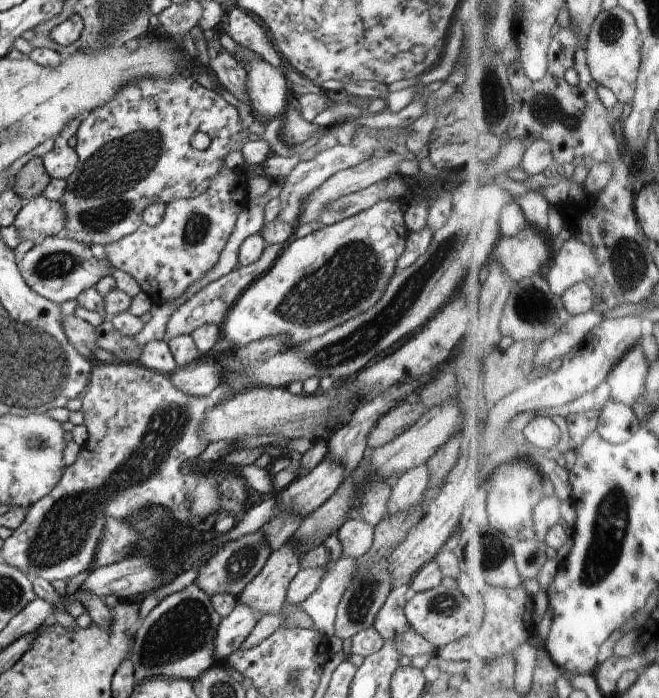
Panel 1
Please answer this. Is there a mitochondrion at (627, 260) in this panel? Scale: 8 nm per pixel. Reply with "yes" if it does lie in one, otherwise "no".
yes

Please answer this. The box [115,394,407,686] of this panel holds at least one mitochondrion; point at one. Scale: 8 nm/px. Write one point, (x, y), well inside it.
(186, 627)

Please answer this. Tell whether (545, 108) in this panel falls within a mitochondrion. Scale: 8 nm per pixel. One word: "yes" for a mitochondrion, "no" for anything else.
yes

